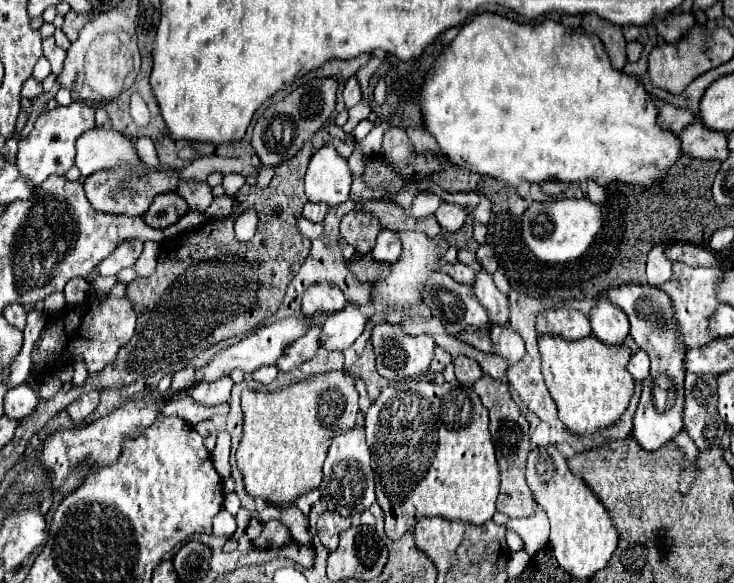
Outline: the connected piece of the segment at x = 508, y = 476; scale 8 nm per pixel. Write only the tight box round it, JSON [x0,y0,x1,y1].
[474,374,536,518]

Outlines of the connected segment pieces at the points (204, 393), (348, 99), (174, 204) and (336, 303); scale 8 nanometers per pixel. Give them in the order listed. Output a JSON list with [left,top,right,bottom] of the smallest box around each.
[[188,376,232,406],[344,78,362,108],[144,192,188,228],[302,284,348,316]]

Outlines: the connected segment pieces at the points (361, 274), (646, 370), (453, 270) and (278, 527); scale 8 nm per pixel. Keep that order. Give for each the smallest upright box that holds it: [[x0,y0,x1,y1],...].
[[346,254,390,282],[628,350,650,382],[442,262,476,286],[252,522,288,550]]

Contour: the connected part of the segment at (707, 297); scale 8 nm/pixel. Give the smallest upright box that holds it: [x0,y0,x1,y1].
[660,264,718,346]

